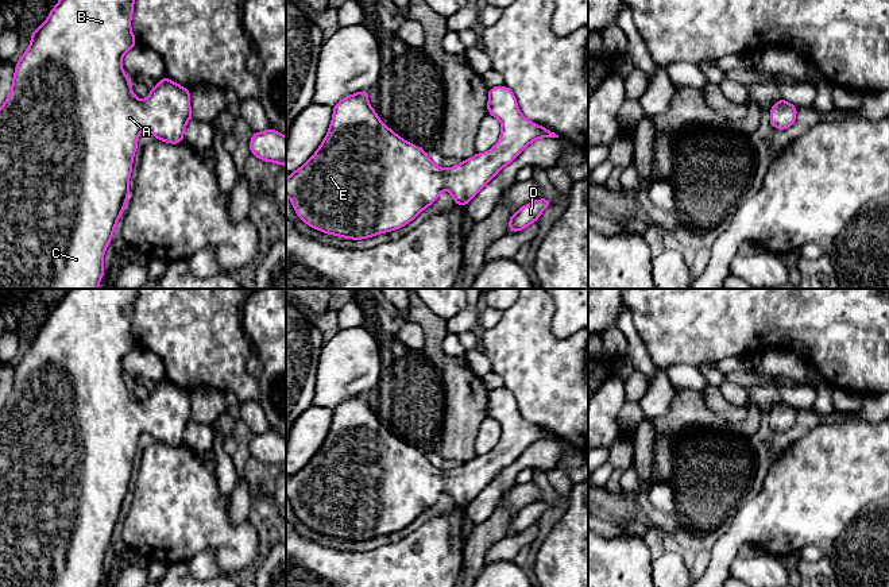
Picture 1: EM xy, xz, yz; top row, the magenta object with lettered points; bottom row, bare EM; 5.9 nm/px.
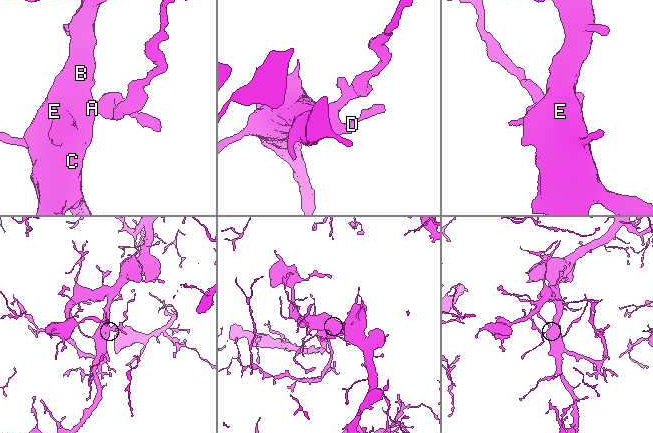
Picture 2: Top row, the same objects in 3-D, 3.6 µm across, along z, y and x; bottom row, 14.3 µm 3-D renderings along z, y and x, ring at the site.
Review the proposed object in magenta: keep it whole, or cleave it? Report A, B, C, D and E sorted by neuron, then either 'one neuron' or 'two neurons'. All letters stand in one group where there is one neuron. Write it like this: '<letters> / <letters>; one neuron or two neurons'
A B C D E; one neuron

